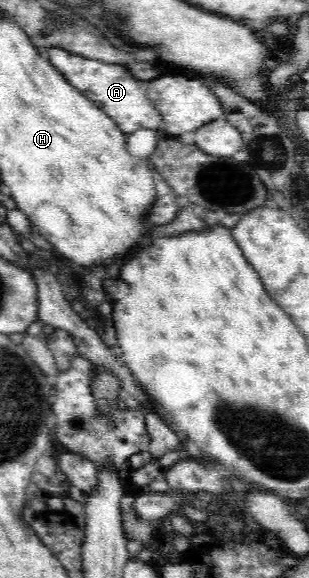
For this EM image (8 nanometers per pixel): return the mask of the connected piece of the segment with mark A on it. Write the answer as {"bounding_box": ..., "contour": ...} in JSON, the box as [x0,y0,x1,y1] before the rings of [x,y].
{"bounding_box":[47,47,161,134],"contour":[[[51,47],[47,55],[49,55],[49,61],[54,69],[59,69],[71,85],[75,85],[75,88],[85,97],[89,97],[93,103],[97,103],[121,127],[123,133],[130,134],[138,129],[157,129],[161,125],[160,111],[153,105],[148,95],[139,89],[139,81],[133,79],[125,67],[79,57],[79,55],[67,53],[59,47]]]}

